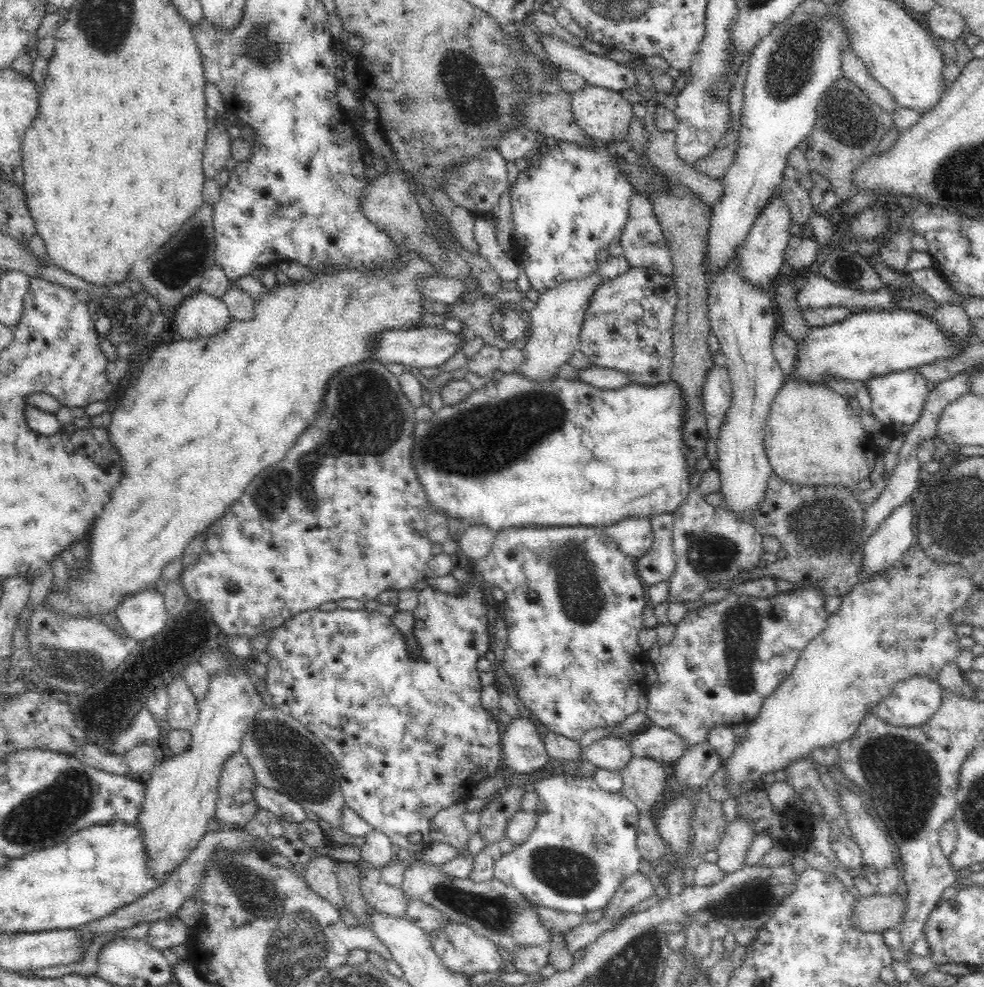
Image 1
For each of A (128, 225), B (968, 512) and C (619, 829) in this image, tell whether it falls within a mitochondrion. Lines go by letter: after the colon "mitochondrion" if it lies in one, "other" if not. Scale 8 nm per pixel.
A: other
B: mitochondrion
C: other

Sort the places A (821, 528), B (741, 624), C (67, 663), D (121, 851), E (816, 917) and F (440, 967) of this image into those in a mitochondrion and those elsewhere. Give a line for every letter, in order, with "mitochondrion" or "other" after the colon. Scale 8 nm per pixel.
A: mitochondrion
B: mitochondrion
C: mitochondrion
D: other
E: other
F: other

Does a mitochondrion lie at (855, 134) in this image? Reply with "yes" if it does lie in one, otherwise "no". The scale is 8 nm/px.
yes

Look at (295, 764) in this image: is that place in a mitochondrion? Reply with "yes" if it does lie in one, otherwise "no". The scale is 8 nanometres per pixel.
yes

